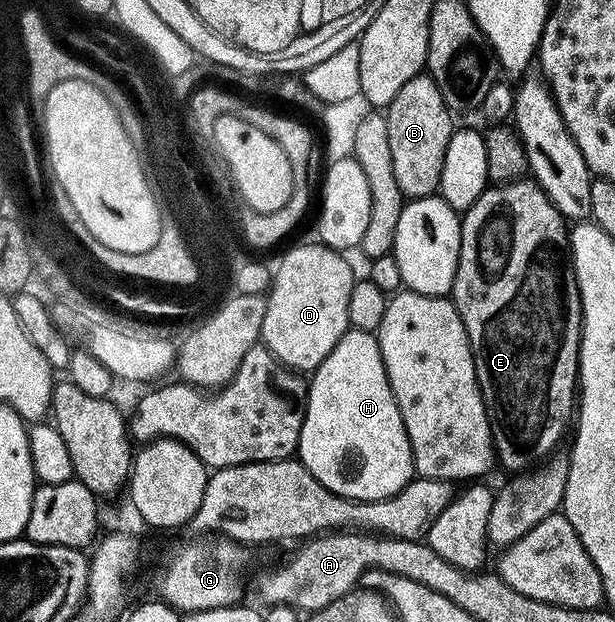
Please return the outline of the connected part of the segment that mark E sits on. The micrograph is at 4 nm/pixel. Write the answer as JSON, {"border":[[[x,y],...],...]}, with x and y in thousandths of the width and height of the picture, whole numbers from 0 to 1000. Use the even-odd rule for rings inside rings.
{"border":[[[846,288],[829,291],[820,297],[800,296],[797,301],[785,305],[785,312],[776,318],[767,330],[763,331],[750,349],[750,404],[746,405],[746,421],[743,423],[743,436],[740,437],[740,453],[730,473],[732,482],[738,484],[743,500],[750,506],[750,513],[756,519],[756,532],[766,547],[766,561],[772,566],[772,595],[776,596],[776,616],[779,625],[785,630],[785,646],[792,656],[792,669],[798,672],[798,711],[805,715],[805,738],[815,749],[820,748],[826,754],[826,762],[842,764],[852,757],[862,756],[865,751],[875,749],[878,744],[889,740],[904,727],[902,722],[909,715],[909,707],[915,703],[915,695],[922,690],[922,675],[930,675],[932,659],[938,651],[938,614],[941,611],[941,540],[948,531],[948,502],[945,500],[945,481],[941,479],[941,463],[935,453],[935,434],[928,429],[928,416],[925,412],[925,368],[919,360],[919,350],[909,341],[907,333],[893,320],[893,314],[873,296],[868,288]]]}

